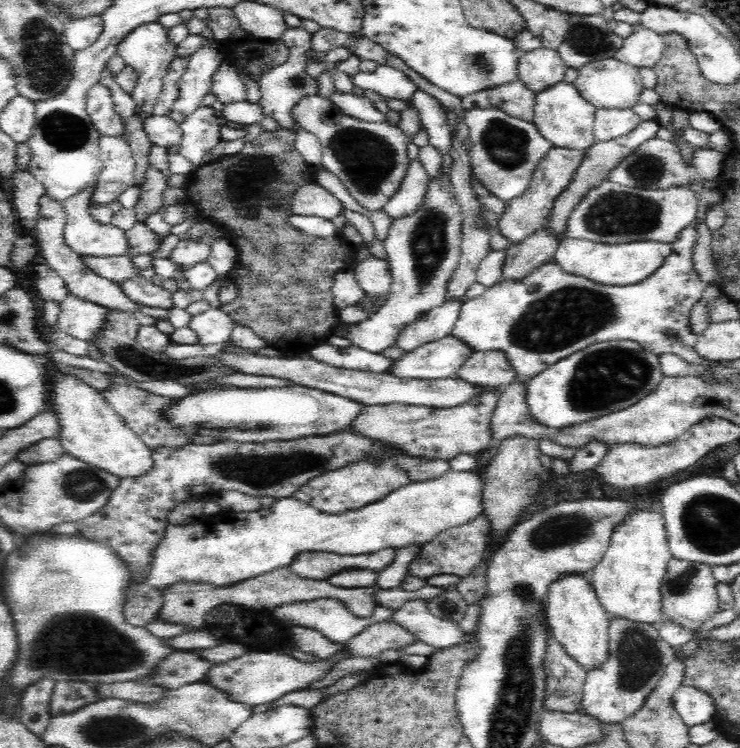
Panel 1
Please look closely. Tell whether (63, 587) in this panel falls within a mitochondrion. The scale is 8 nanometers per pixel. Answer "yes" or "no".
no

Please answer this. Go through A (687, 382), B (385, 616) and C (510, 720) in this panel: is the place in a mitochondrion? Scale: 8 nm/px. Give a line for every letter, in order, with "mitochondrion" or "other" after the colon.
A: other
B: other
C: mitochondrion

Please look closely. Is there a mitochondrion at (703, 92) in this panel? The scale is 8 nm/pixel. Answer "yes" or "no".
no

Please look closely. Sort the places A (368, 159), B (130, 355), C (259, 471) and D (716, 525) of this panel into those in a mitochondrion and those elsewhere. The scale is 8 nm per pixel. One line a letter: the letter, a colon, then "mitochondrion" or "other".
A: mitochondrion
B: mitochondrion
C: mitochondrion
D: mitochondrion

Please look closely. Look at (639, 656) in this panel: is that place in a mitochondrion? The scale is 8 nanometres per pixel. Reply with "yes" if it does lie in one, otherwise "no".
yes

